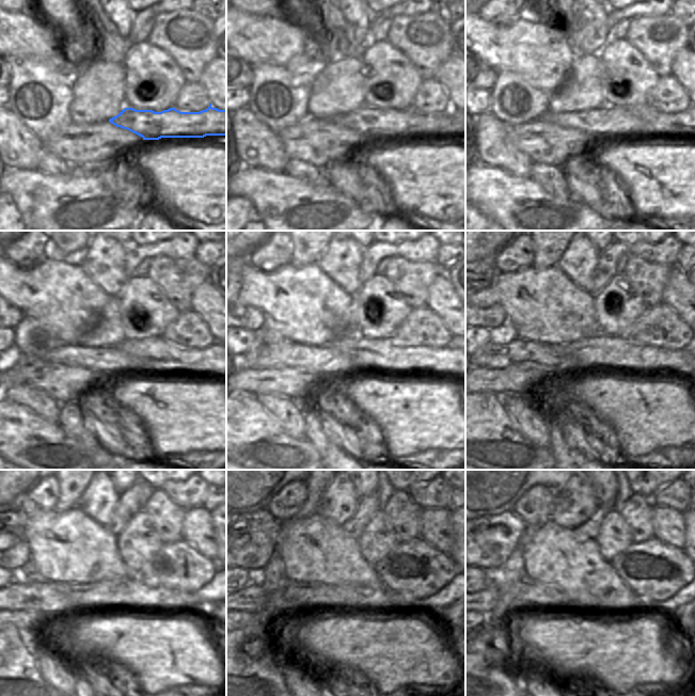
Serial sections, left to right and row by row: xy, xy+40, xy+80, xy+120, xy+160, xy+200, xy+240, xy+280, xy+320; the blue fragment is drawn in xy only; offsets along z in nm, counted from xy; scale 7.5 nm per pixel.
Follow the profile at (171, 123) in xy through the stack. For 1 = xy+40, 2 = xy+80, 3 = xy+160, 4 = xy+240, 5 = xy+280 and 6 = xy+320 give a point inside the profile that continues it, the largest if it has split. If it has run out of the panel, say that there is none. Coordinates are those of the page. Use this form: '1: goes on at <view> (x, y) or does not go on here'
1: goes on at xy+40 (374, 122)
2: goes on at xy+80 (616, 121)
3: goes on at xy+160 (327, 361)
4: goes on at xy+240 (21, 594)
5: goes on at xy+280 (253, 599)
6: goes on at xy+320 (487, 600)

